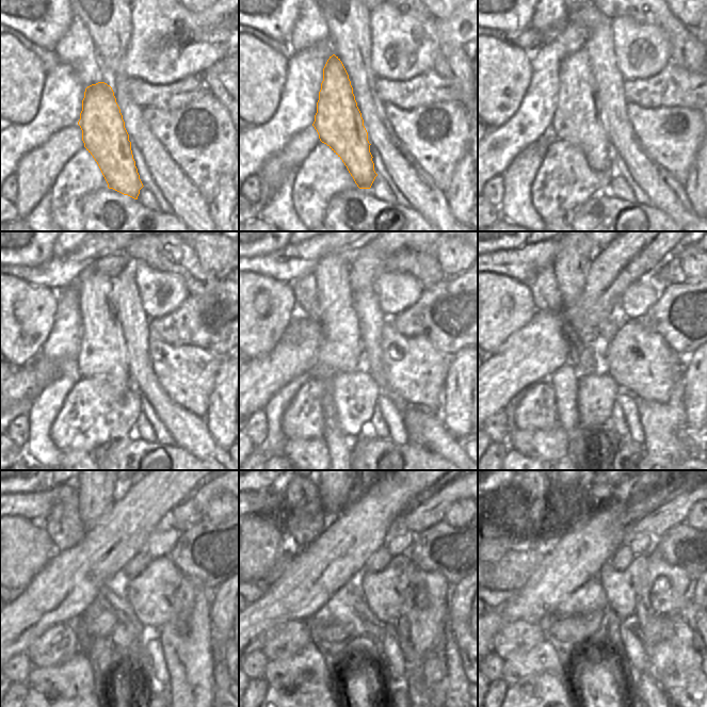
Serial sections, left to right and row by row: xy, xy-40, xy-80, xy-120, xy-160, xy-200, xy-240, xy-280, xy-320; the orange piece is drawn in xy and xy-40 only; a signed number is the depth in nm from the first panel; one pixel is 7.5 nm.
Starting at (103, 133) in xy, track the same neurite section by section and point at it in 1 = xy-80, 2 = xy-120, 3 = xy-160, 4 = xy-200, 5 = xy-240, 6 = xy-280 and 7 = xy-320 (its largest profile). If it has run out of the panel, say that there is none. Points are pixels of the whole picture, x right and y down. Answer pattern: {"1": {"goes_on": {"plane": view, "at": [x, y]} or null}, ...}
{"1": {"goes_on": {"plane": "xy-80", "at": [578, 119]}}, "2": {"goes_on": {"plane": "xy-120", "at": [101, 353]}}, "3": {"goes_on": {"plane": "xy-160", "at": [341, 350]}}, "4": {"goes_on": {"plane": "xy-200", "at": [571, 266]}}, "5": {"goes_on": {"plane": "xy-240", "at": [96, 492]}}, "6": {"goes_on": {"plane": "xy-280", "at": [336, 492]}}, "7": {"goes_on": {"plane": "xy-320", "at": [575, 492]}}}

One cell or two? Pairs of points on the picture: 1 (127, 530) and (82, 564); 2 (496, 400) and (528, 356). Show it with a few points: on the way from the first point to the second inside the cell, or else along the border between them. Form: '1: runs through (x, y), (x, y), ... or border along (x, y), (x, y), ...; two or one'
1: runs through (116, 539), (93, 562); one
2: runs through (496, 389), (517, 367); one

